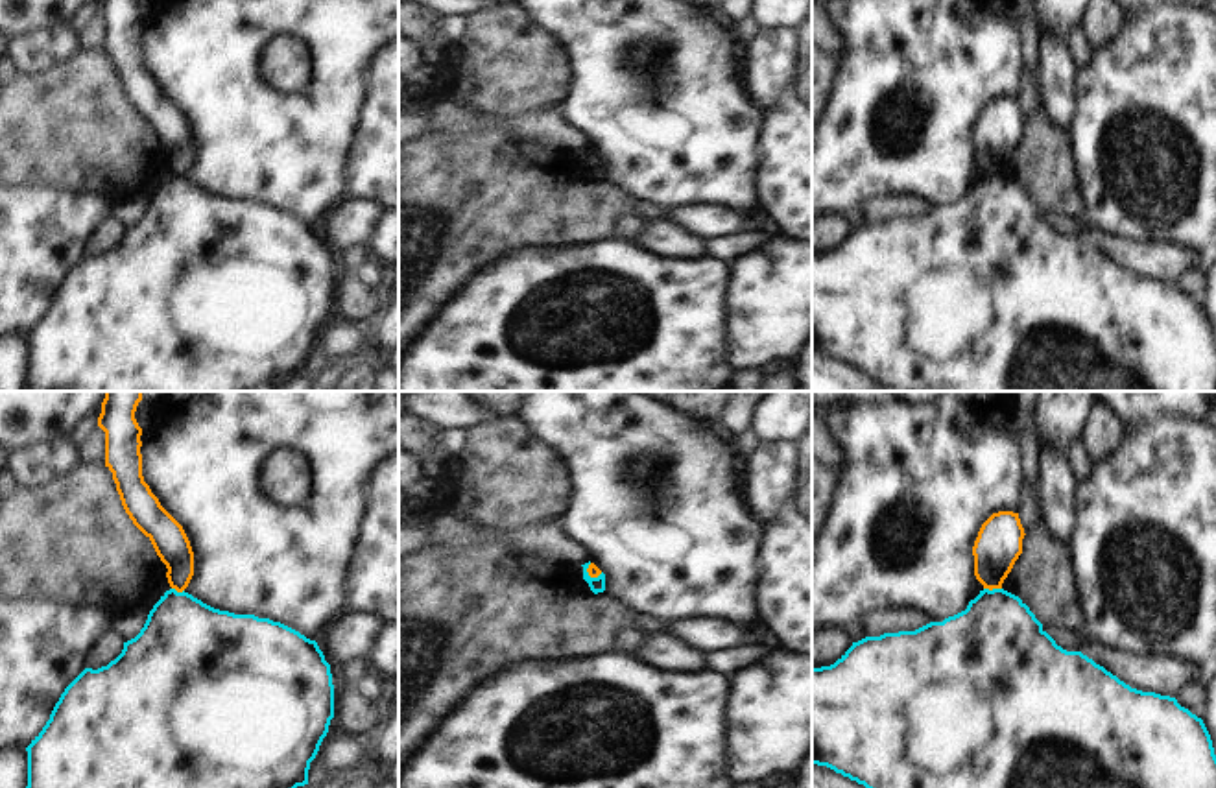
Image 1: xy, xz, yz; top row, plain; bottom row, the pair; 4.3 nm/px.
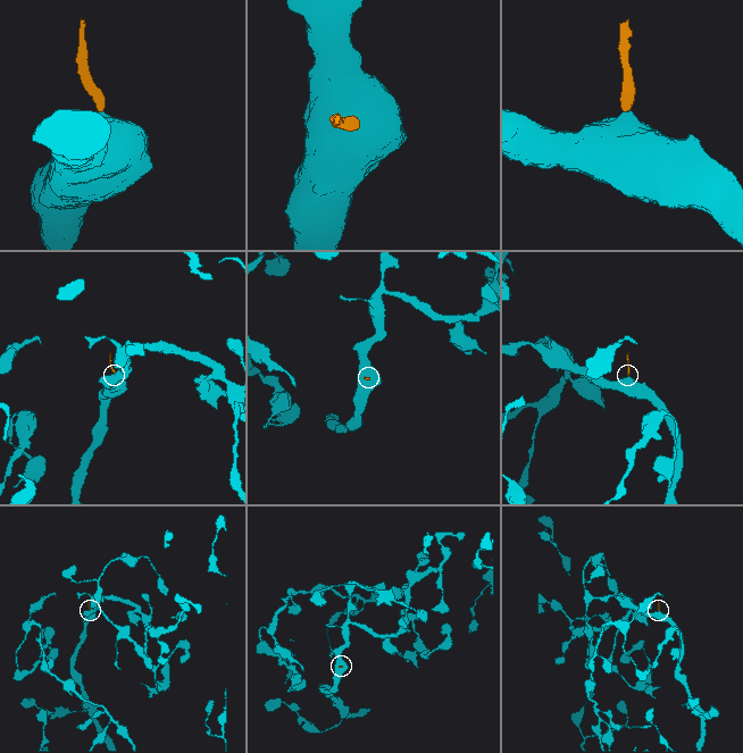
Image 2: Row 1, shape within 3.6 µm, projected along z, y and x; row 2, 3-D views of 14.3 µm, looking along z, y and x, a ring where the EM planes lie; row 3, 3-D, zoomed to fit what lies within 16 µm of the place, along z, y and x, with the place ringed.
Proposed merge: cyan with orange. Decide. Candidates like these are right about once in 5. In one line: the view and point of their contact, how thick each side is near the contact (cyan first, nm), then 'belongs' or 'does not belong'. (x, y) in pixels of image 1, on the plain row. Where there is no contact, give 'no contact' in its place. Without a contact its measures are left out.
yz (993, 176) | 420/200 nm | does not belong

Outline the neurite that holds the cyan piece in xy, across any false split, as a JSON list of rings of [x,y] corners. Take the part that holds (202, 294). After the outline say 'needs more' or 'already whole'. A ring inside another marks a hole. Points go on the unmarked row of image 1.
[[[166,177],[153,192],[140,220],[124,229],[122,240],[98,257],[85,255],[61,281],[50,306],[26,334],[28,373],[22,391],[256,391],[286,384],[308,371],[310,349],[316,345],[334,304],[334,271],[330,251],[316,227],[299,218],[258,205],[214,196],[188,179]]]; already whole

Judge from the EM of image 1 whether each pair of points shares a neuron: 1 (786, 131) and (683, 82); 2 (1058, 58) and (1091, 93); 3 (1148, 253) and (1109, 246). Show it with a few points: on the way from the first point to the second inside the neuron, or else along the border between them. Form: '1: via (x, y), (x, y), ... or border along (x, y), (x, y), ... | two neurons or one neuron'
1: border along (764, 111), (757, 163) | two neurons
2: border along (1078, 72), (1074, 82), (1074, 117), (1071, 120) | two neurons
3: via (1139, 253), (1119, 250) | one neuron

